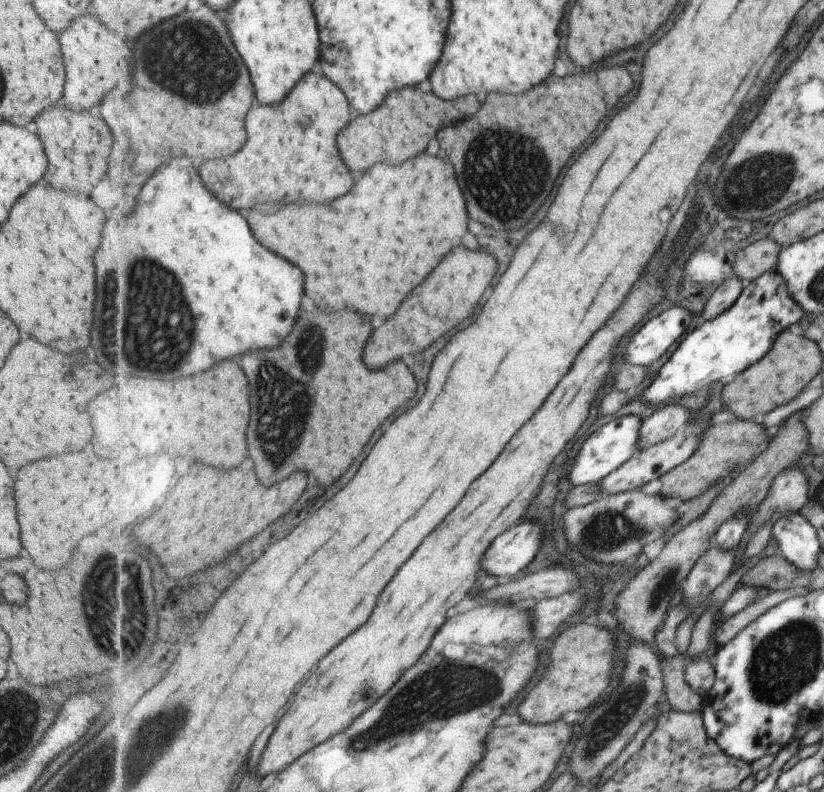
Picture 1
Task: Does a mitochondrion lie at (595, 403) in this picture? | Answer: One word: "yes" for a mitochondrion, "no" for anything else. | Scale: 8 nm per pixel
no

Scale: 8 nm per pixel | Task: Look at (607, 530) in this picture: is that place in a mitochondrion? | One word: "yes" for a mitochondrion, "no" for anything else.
yes

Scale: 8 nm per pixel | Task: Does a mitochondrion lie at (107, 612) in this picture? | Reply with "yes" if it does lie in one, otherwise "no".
yes

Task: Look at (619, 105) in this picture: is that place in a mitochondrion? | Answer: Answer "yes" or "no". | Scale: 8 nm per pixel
no

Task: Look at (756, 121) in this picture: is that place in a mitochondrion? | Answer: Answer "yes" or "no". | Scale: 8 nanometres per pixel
no

